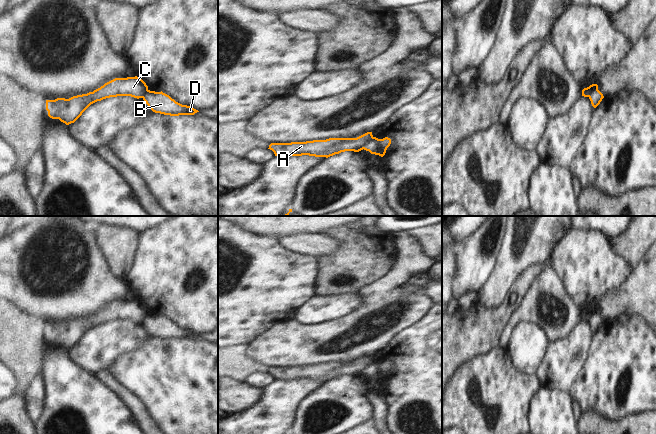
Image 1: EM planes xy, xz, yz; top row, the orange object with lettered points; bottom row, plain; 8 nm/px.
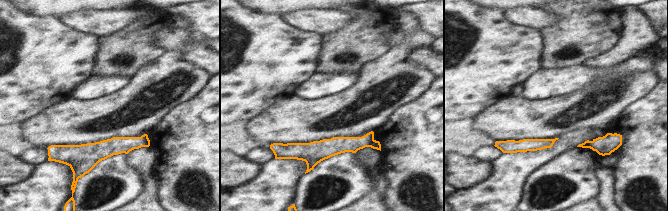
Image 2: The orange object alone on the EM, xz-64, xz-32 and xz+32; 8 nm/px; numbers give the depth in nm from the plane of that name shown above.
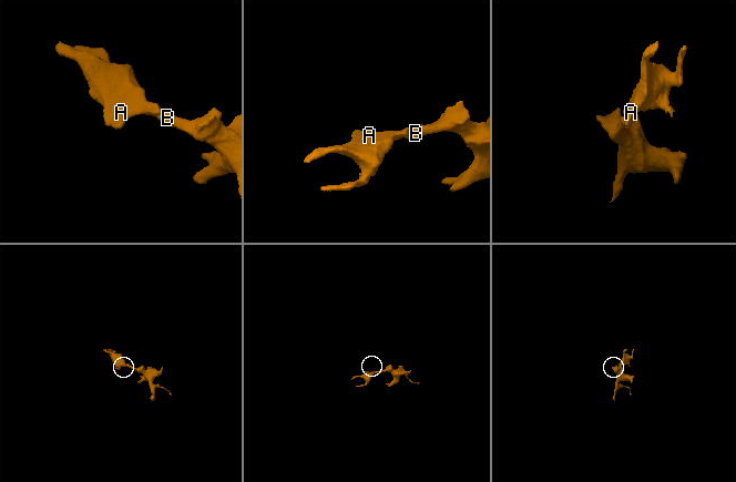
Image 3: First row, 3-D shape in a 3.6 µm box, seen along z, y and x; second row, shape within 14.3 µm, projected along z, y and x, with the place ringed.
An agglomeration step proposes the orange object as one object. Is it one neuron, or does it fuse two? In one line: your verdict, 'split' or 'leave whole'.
split

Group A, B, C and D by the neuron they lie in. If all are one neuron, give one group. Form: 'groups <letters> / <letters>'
groups A C / B D

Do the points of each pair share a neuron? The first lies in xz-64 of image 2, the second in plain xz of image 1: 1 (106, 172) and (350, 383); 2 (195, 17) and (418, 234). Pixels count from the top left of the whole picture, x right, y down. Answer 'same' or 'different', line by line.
1: same
2: same

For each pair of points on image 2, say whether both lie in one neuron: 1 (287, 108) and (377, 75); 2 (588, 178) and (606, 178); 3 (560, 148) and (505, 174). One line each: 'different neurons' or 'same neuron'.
1: same neuron
2: different neurons
3: same neuron

